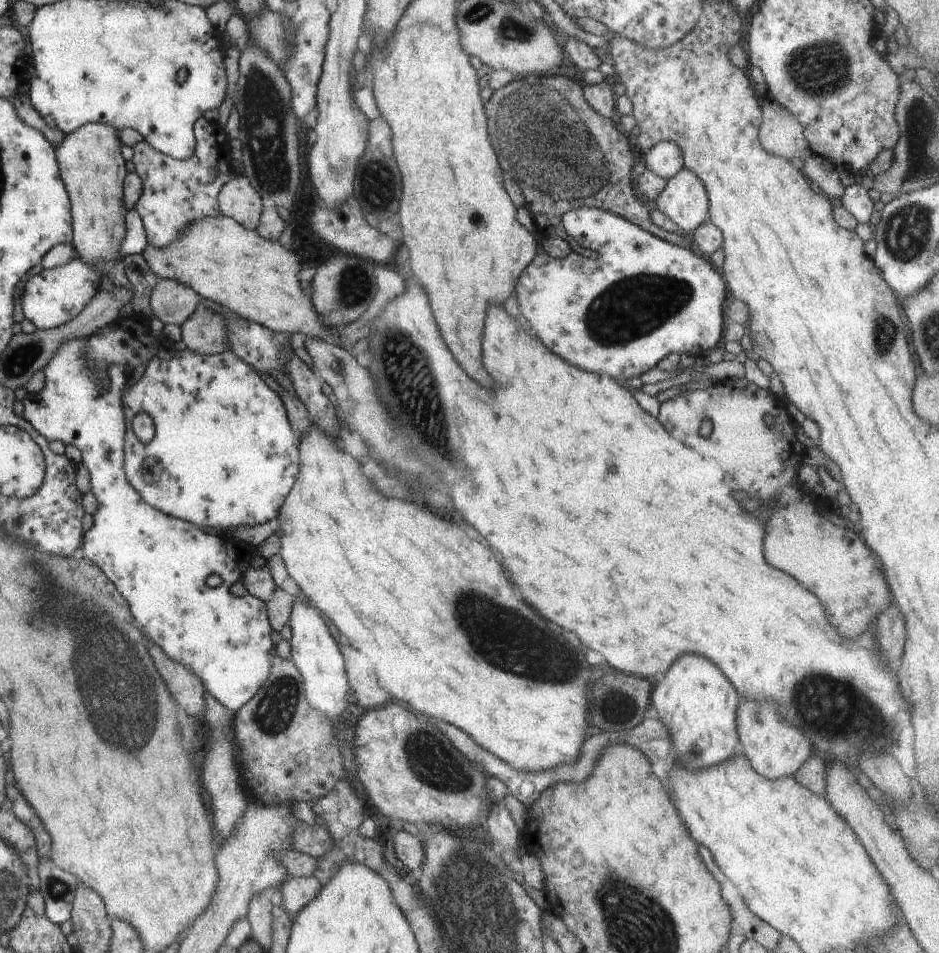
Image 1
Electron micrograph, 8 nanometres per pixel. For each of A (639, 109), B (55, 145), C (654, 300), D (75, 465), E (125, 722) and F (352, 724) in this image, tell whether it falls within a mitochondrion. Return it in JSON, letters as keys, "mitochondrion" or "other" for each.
{"A":"other","B":"other","C":"mitochondrion","D":"other","E":"mitochondrion","F":"other"}

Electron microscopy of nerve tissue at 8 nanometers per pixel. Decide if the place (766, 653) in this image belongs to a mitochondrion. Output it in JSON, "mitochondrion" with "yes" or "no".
{"mitochondrion":"no"}

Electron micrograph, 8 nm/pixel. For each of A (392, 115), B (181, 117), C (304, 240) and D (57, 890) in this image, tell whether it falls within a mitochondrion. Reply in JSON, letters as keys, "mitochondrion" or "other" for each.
{"A":"other","B":"other","C":"other","D":"mitochondrion"}

